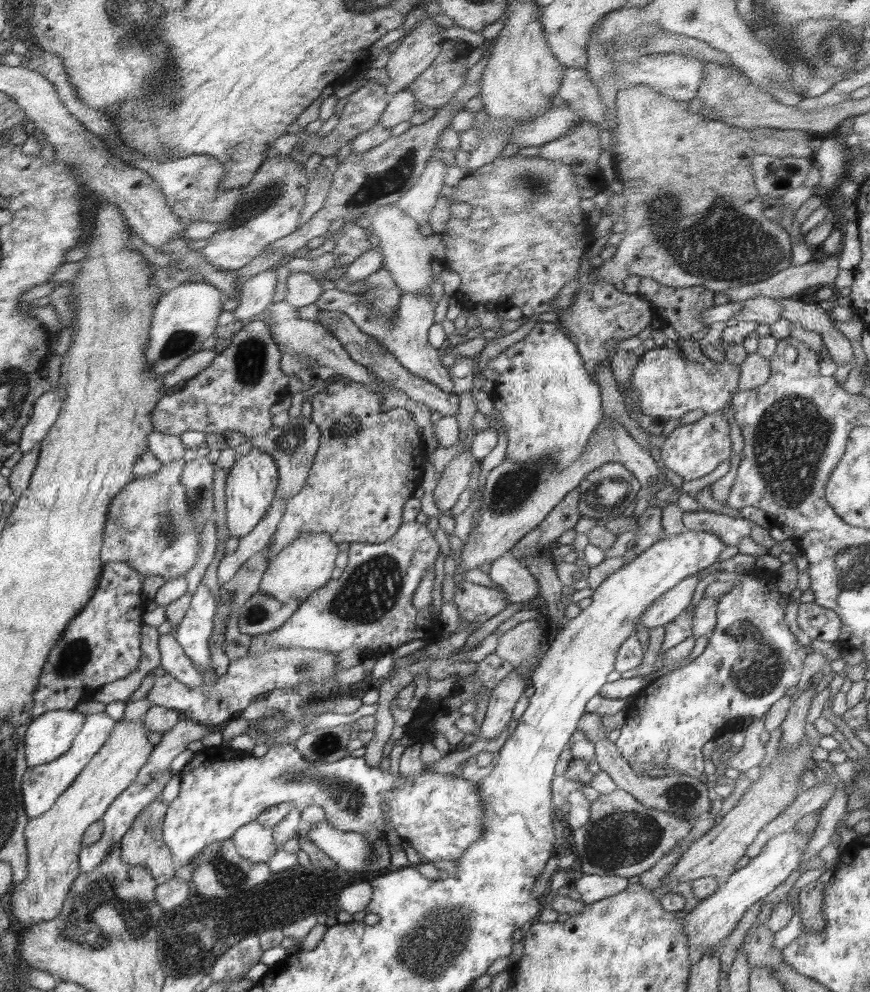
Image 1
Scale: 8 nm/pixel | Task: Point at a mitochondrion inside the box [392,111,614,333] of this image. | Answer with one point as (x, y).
(534, 183)

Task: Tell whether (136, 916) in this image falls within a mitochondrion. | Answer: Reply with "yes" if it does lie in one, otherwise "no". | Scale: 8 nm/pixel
yes

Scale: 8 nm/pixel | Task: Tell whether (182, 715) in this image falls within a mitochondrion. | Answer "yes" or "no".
no

